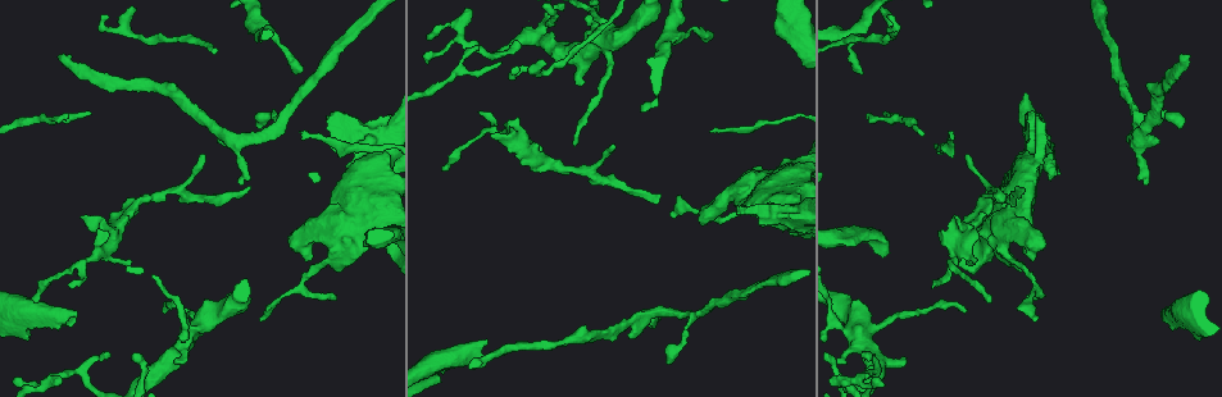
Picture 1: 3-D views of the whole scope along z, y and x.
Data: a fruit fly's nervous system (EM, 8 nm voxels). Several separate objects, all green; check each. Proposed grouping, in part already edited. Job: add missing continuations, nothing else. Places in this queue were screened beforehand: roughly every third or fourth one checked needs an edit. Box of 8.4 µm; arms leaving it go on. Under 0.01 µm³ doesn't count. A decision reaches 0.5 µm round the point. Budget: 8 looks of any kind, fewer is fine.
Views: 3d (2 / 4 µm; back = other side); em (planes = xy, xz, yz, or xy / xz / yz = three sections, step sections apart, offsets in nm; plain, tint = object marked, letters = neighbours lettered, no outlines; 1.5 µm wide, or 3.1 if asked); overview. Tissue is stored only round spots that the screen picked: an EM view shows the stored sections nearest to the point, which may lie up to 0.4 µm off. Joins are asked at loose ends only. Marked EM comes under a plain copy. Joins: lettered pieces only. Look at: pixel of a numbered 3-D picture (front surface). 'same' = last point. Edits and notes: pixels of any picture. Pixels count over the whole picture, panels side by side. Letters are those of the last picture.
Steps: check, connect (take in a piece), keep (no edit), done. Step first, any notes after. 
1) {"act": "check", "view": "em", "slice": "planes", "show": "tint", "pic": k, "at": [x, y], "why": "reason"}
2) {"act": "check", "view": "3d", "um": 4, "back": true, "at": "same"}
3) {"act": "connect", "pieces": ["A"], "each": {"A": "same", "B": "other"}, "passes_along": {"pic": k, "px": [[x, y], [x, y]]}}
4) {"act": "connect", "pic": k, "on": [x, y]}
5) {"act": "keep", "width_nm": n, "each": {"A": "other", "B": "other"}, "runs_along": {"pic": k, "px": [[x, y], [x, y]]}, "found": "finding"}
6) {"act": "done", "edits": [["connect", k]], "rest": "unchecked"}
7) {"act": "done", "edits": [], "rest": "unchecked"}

{"act": "check", "view": "em", "slice": "planes", "show": "letters", "pic": 1, "at": [543, 147], "why": "tapers out"}

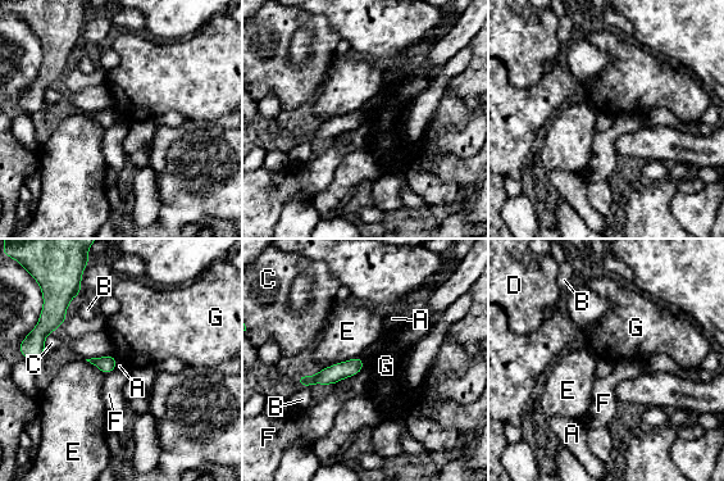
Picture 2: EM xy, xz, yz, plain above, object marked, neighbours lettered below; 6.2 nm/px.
{"act": "keep", "each": {"A": "other", "B": "other", "C": "other", "D": "other", "E": "other", "F": "other", "G": "other"}, "found": "no lettered piece goes on from it"}

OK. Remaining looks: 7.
{"act": "check", "view": "3d", "um": 2, "pic": 1, "at": [296, 73], "why": "free end"}

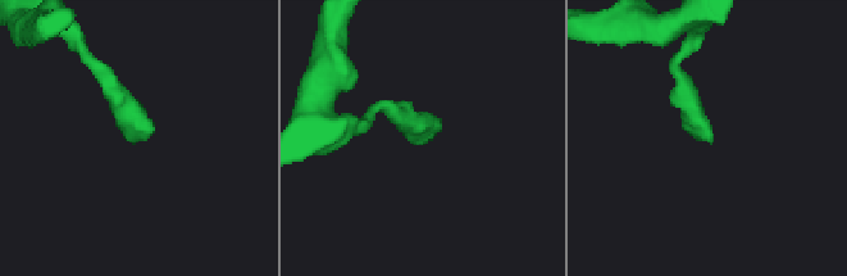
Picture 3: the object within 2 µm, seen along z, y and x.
{"act": "check", "view": "em", "slice": "yz", "step": 4, "show": "tint", "pic": 3, "at": [422, 141]}

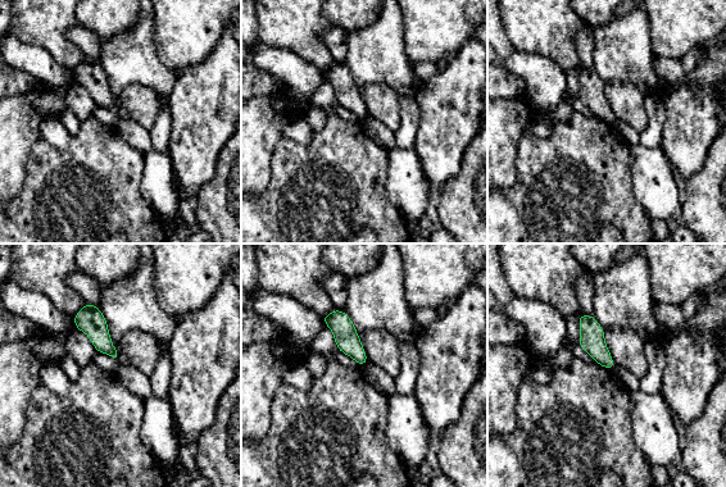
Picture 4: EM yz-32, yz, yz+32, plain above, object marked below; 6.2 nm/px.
{"act": "check", "view": "em", "slice": "planes", "show": "letters", "at": "same", "why": "cut it another way"}

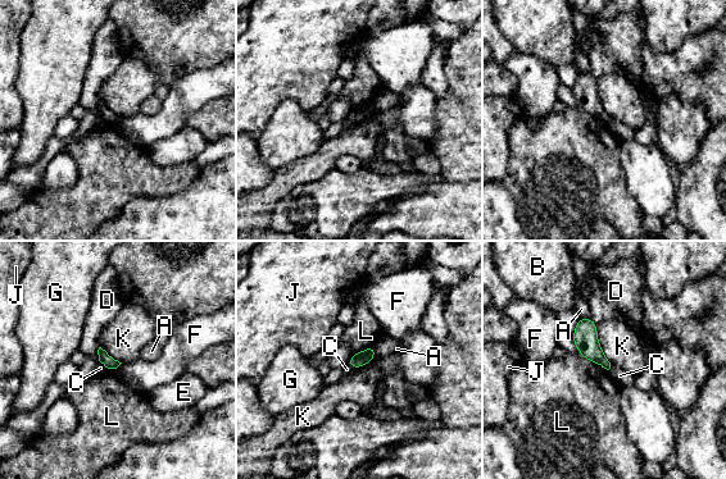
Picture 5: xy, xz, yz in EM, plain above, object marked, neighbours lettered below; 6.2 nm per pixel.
{"act": "keep", "width_nm": 80, "each": {"A": "other", "B": "other", "C": "other", "D": "other", "E": "other", "F": "other", "G": "other", "J": "other", "K": "other", "L": "other"}, "border": {"pic": 5, "px": [[597, 324], [597, 340], [611, 365]]}, "found": "none of them fits"}

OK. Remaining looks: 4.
{"act": "check", "view": "3d", "um": 4, "pic": 1, "at": [469, 365], "why": "an open end"}

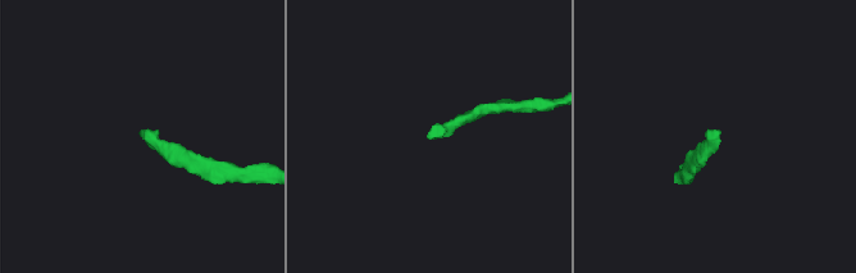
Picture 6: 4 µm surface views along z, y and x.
{"act": "check", "view": "em", "slice": "yz", "step": 4, "show": "tint", "pic": 6, "at": [427, 135]}

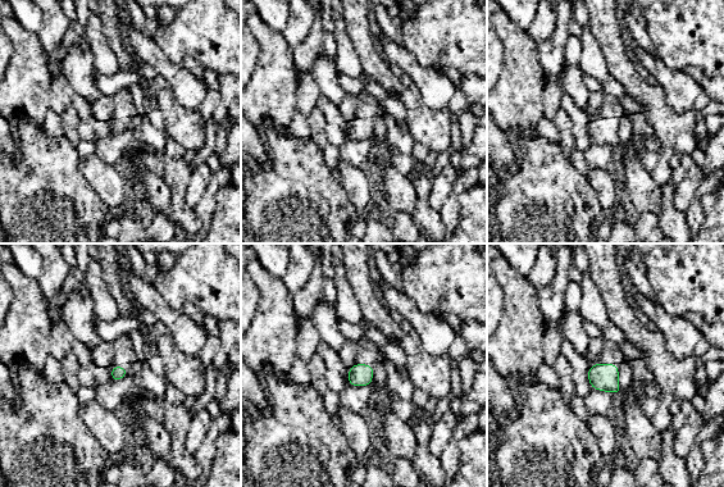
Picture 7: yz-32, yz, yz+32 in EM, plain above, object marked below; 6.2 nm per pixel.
{"act": "check", "view": "em", "slice": "planes", "show": "letters", "at": "same", "why": "another direction"}

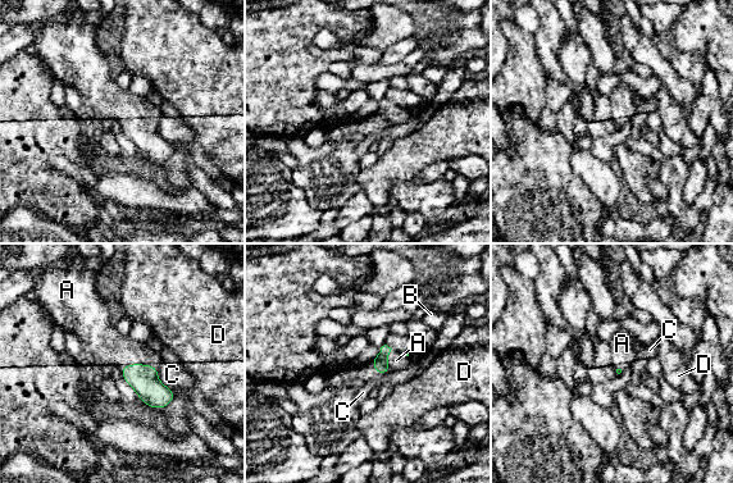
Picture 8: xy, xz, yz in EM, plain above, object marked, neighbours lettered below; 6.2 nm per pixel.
{"act": "connect", "pieces": ["A"], "each": {"A": "same", "B": "other", "C": "other", "D": "other"}, "found": "it goes on there"}

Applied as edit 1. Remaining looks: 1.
{"act": "done", "edits": [["connect", 8]], "rest": "unchecked"}

